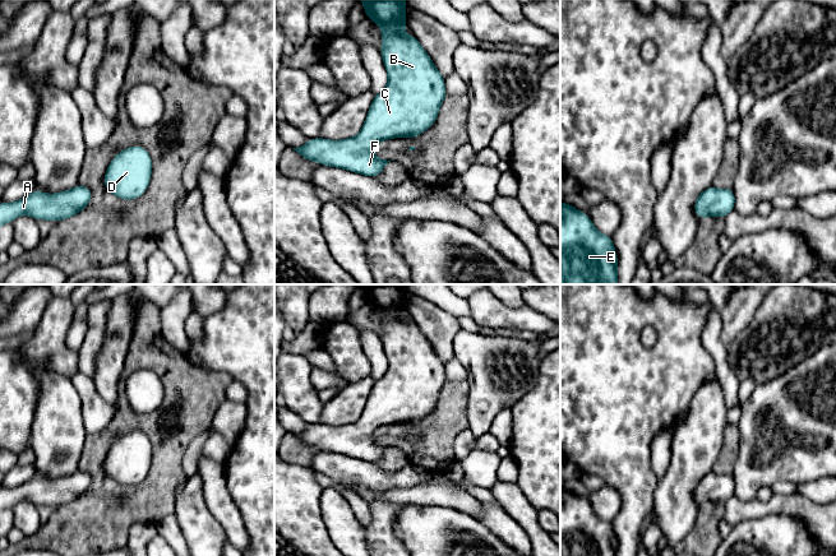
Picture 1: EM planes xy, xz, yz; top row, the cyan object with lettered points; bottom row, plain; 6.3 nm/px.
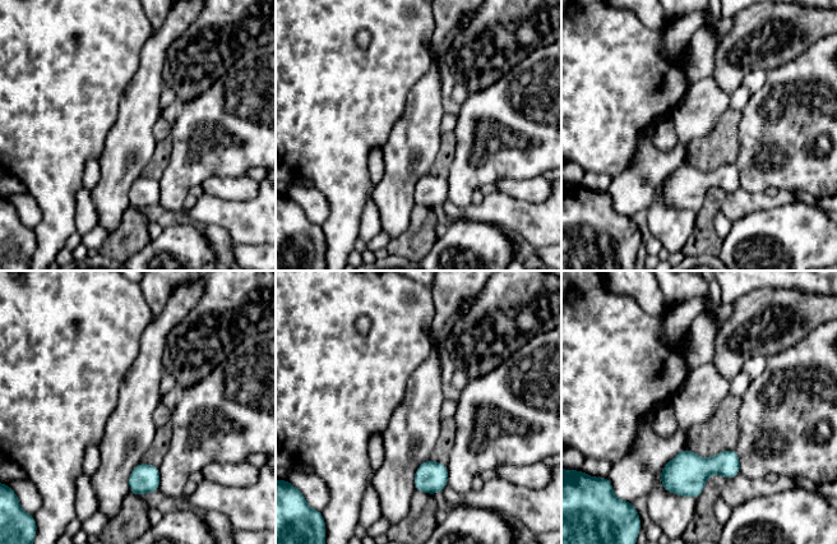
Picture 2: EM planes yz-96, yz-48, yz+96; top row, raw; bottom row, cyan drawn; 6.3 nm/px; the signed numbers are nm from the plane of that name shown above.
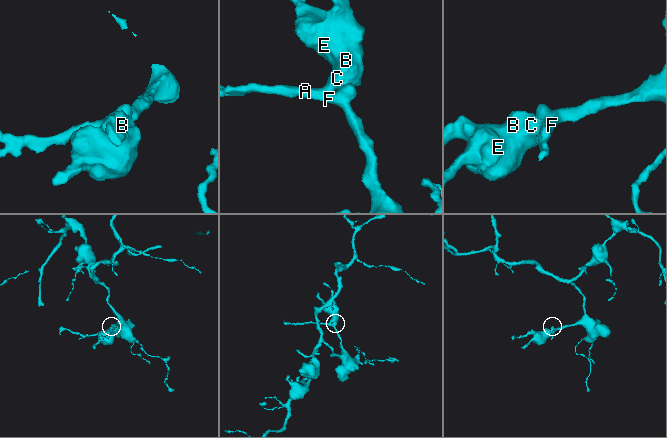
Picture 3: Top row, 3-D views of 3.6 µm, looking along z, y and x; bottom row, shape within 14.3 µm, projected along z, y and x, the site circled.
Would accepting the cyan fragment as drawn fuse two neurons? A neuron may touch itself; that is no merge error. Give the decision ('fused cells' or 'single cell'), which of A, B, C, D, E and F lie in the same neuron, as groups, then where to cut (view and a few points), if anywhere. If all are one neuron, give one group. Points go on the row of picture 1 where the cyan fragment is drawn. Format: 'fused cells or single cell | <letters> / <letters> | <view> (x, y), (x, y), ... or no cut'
single cell | A B C D E F | no cut

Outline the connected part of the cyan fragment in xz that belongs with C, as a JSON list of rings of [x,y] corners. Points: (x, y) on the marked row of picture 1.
[[[360,0],[370,18],[382,29],[383,46],[379,48],[388,73],[387,87],[374,96],[365,122],[355,138],[328,140],[324,138],[309,139],[302,147],[292,148],[309,161],[343,168],[346,171],[375,177],[391,162],[377,158],[374,147],[392,138],[415,138],[428,130],[437,120],[440,106],[447,97],[444,77],[437,70],[431,57],[414,34],[405,36],[406,0]]]

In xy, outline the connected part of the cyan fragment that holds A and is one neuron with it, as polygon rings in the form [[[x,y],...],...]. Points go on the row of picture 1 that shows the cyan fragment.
[[[78,184],[75,187],[57,194],[43,194],[36,189],[26,198],[14,201],[0,201],[0,226],[10,223],[19,216],[32,216],[36,221],[68,219],[86,209],[91,201],[92,190]]]

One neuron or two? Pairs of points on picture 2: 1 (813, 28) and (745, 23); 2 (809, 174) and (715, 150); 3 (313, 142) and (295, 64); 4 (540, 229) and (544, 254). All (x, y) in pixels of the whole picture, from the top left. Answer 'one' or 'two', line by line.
1: one
2: two
3: one
4: two

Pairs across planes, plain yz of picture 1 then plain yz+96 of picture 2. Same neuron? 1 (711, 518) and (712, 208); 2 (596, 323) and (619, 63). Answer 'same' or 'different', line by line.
1: same
2: same

